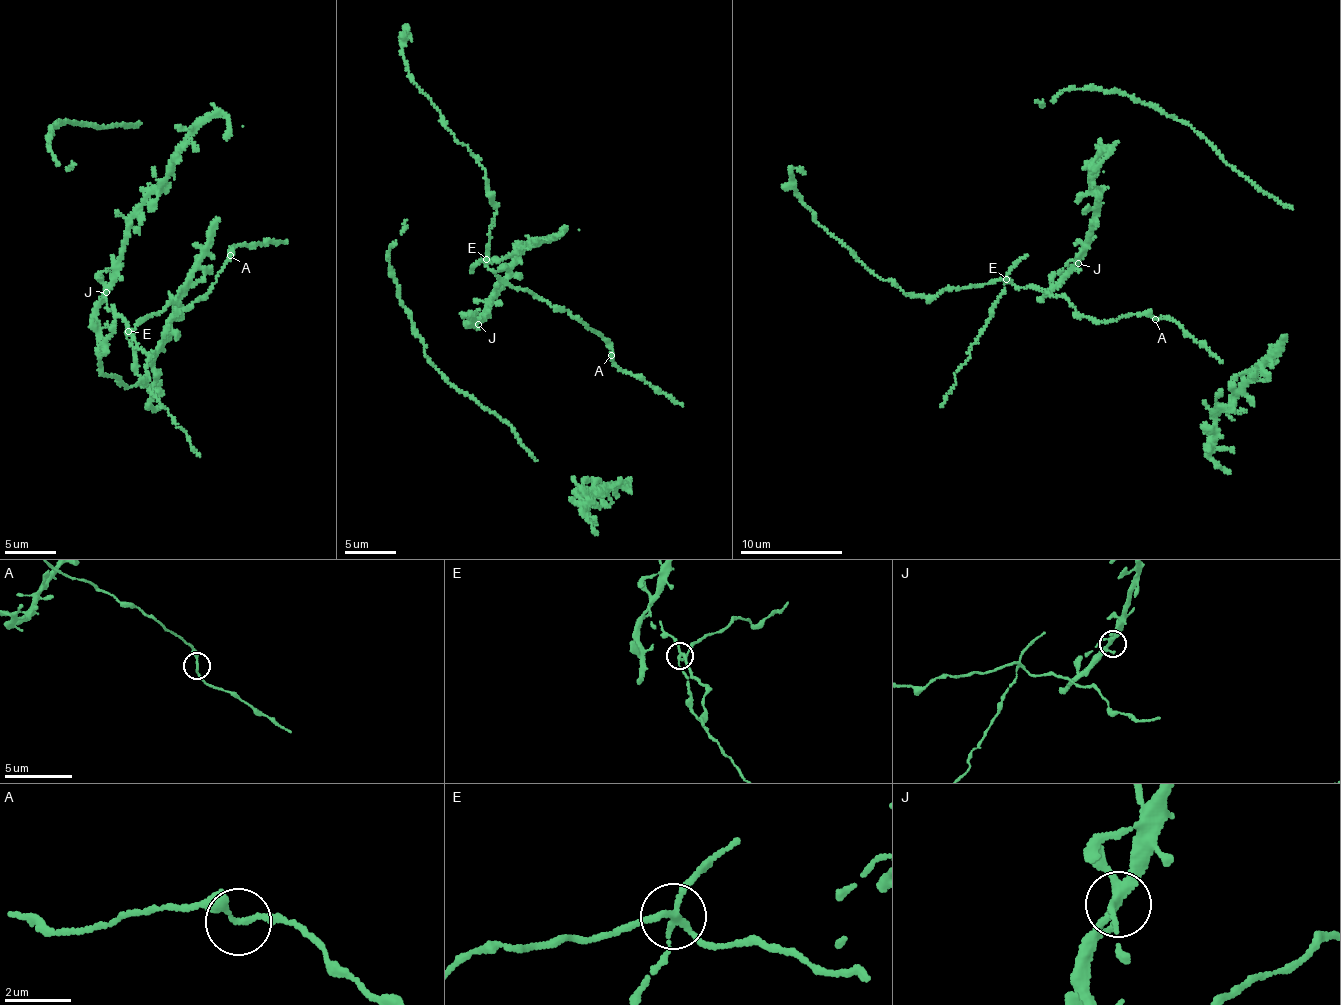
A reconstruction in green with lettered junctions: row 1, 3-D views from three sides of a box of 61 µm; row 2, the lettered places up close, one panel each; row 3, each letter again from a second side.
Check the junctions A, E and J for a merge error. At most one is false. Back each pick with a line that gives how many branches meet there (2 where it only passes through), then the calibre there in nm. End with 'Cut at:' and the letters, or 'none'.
E: 4 | 190 nm
Cut at: E

